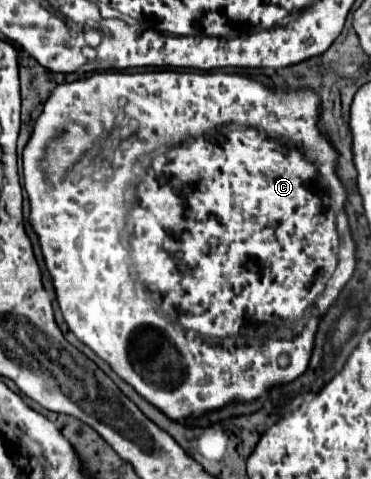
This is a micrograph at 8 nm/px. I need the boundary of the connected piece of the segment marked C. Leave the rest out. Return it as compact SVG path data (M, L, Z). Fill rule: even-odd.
M172 70L144 73L103 71L94 72L85 79L79 79L73 83L59 85L49 95L43 107L43 113L39 115L33 127L31 139L23 151L23 177L25 177L25 189L31 203L29 221L35 233L39 235L45 265L53 277L57 301L63 311L65 323L75 333L75 337L87 347L91 347L105 363L109 363L121 379L133 385L133 389L139 395L143 395L149 403L153 403L157 409L161 409L167 417L175 421L183 421L185 417L191 417L191 415L195 417L203 415L205 411L219 409L235 399L253 401L255 397L263 395L269 387L281 385L299 377L307 369L307 359L311 357L313 337L315 337L319 317L329 309L329 305L335 299L339 298L339 291L342 291L353 275L355 243L349 235L348 218L344 210L347 194L341 180L337 179L336 165L339 154L333 151L331 143L315 127L317 107L319 107L319 95L311 91L303 91L303 89L271 91L265 85L249 79L249 76L245 74ZM175 145L179 145L179 151L185 151L185 157L175 157L175 153L167 153ZM303 309L307 309L303 329L293 337L287 337L287 339L259 337L255 333L251 343L243 347L233 347L233 353L231 353L231 347L215 345L219 341L235 339L243 325L267 323L273 319L287 321L287 317L299 317ZM170 311L178 311L179 323L185 329L179 323L171 321Z

